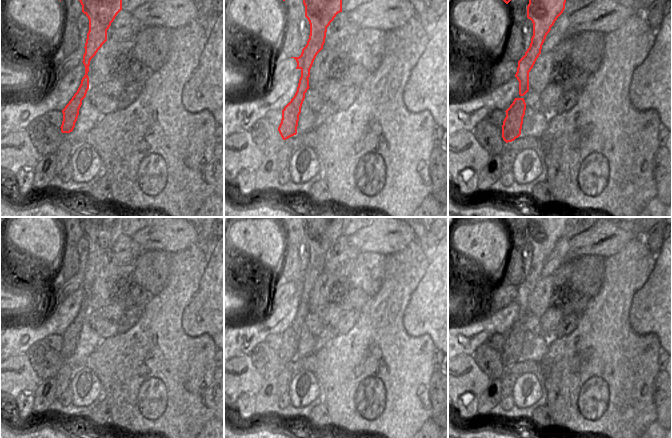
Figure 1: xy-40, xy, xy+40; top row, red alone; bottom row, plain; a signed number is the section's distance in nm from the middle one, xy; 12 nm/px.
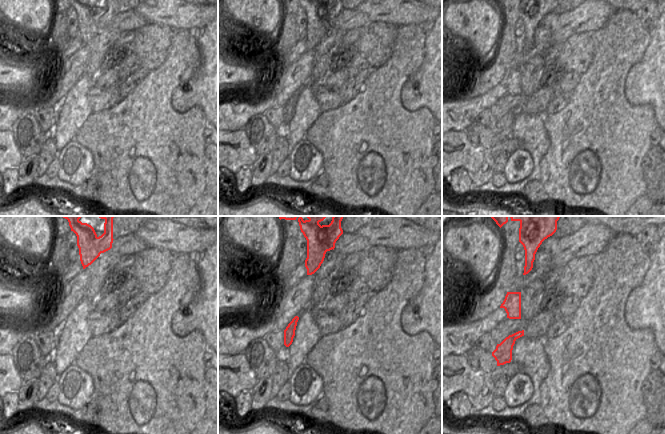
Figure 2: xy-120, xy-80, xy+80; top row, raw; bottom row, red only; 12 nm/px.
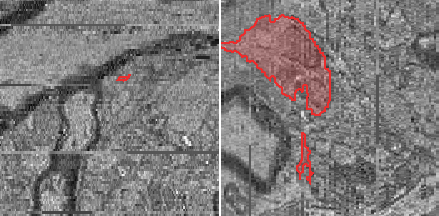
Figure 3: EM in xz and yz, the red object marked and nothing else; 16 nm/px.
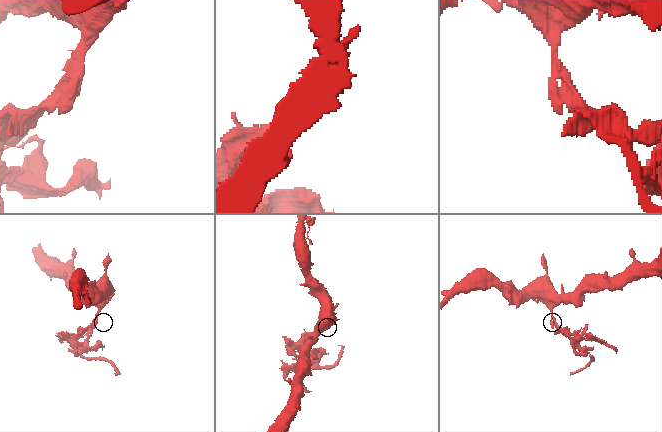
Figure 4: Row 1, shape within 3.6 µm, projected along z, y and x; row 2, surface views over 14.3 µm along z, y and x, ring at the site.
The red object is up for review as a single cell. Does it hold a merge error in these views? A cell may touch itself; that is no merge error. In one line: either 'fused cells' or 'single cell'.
fused cells

